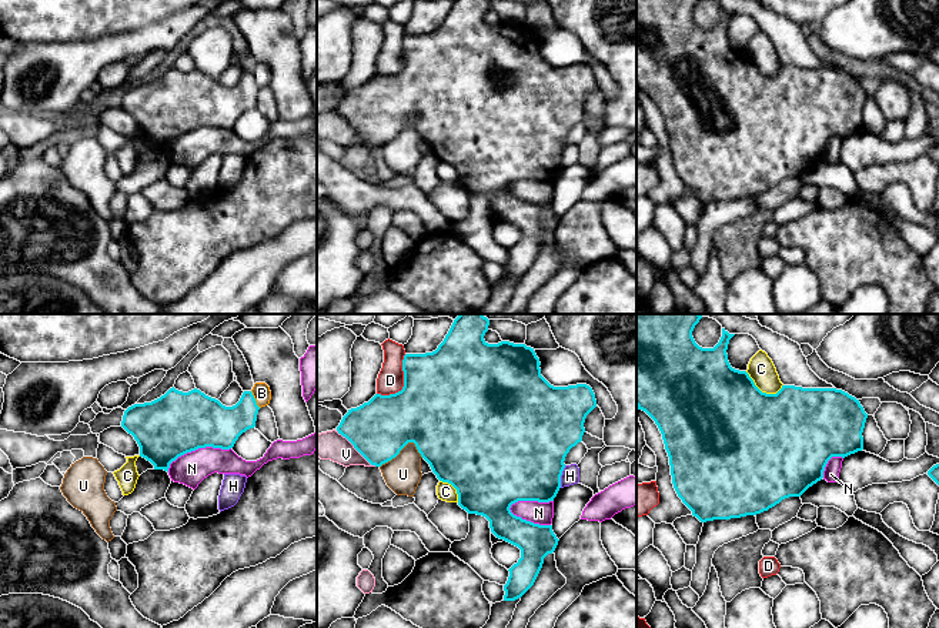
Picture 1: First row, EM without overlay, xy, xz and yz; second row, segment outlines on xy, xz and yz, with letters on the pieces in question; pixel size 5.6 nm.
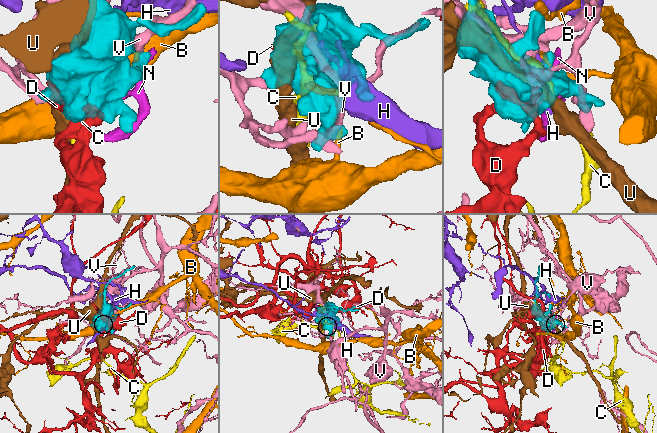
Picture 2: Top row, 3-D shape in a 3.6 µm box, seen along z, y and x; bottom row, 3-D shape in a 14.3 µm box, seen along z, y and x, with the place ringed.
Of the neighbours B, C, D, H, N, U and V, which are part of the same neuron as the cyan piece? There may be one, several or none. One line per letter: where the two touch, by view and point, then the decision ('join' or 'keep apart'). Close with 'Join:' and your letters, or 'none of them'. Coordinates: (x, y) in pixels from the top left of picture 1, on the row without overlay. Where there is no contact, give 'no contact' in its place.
B: meets cyan in xy at (254, 80); keep apart
C: meets cyan in yz at (761, 72); keep apart
D: meets cyan in xz at (404, 64); keep apart
H: meets cyan in xz at (560, 157); keep apart
N: meets cyan in xz at (530, 180); keep apart
U: meets cyan in xz at (403, 127); keep apart
V: meets cyan in xz at (357, 130); keep apart
Join: none of them

